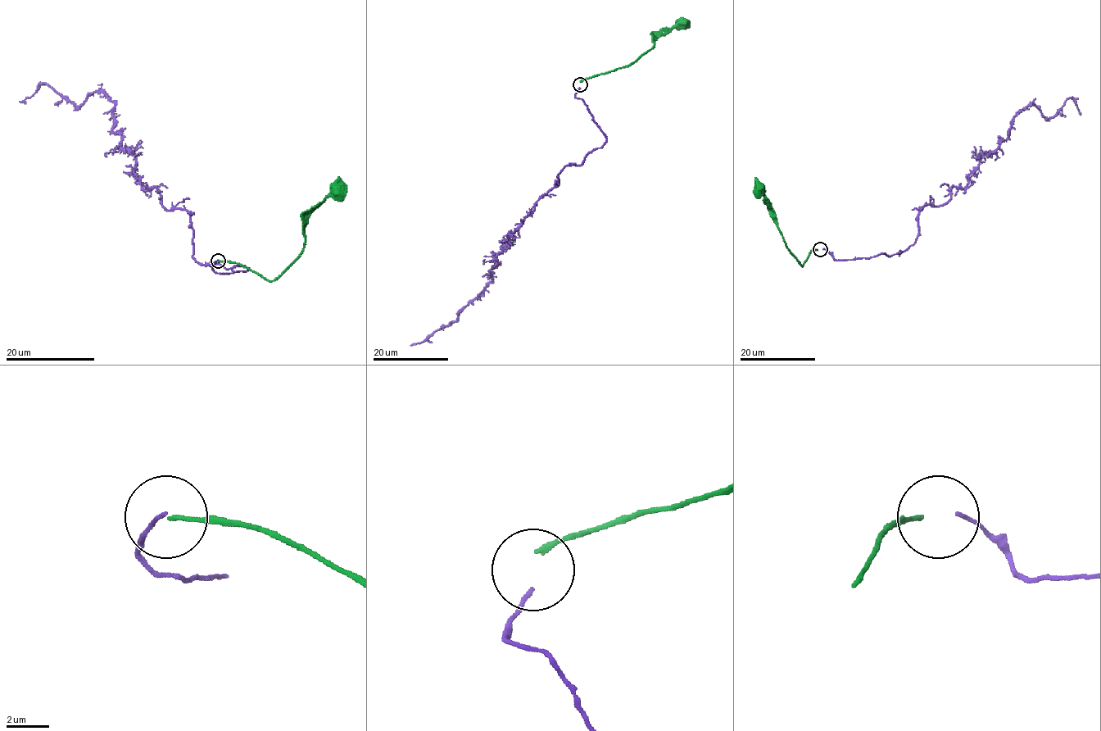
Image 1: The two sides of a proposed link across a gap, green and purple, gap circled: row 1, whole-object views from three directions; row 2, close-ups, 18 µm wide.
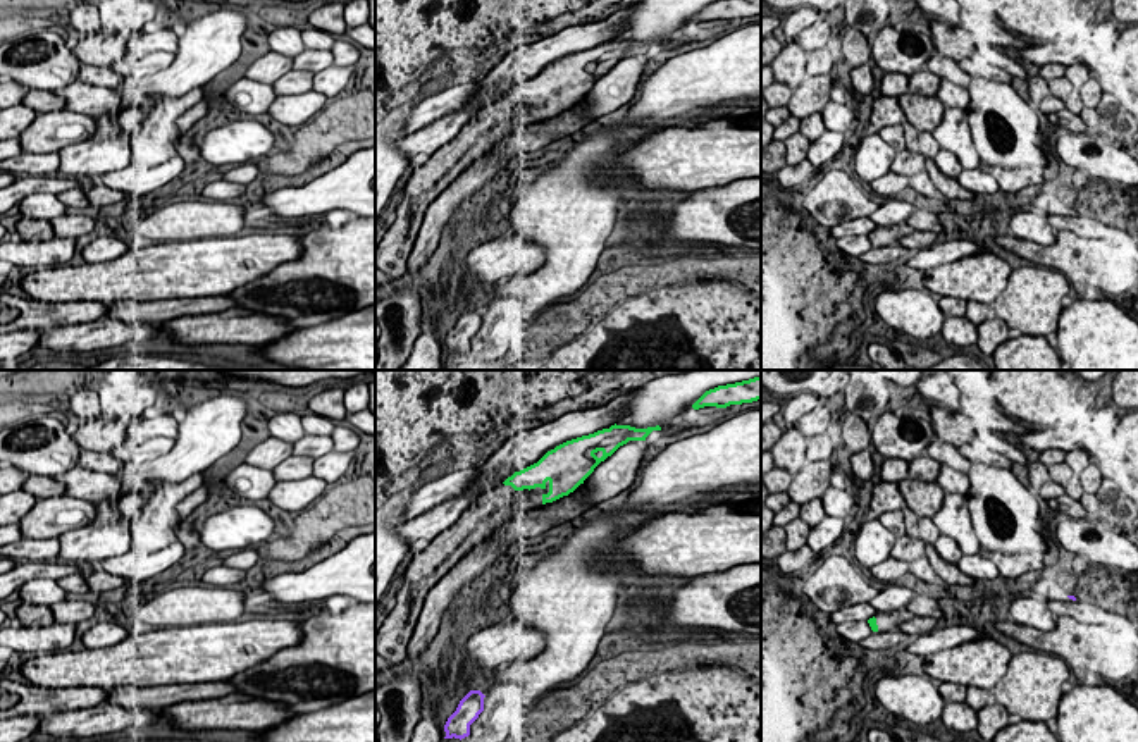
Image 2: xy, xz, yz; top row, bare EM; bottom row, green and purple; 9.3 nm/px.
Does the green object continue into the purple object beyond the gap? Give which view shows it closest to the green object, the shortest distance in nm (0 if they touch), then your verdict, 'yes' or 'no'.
xz | 1850 nm | no

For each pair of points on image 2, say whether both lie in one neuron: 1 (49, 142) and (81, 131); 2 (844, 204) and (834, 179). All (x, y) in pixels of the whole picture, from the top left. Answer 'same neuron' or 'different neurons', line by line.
1: same neuron
2: same neuron

